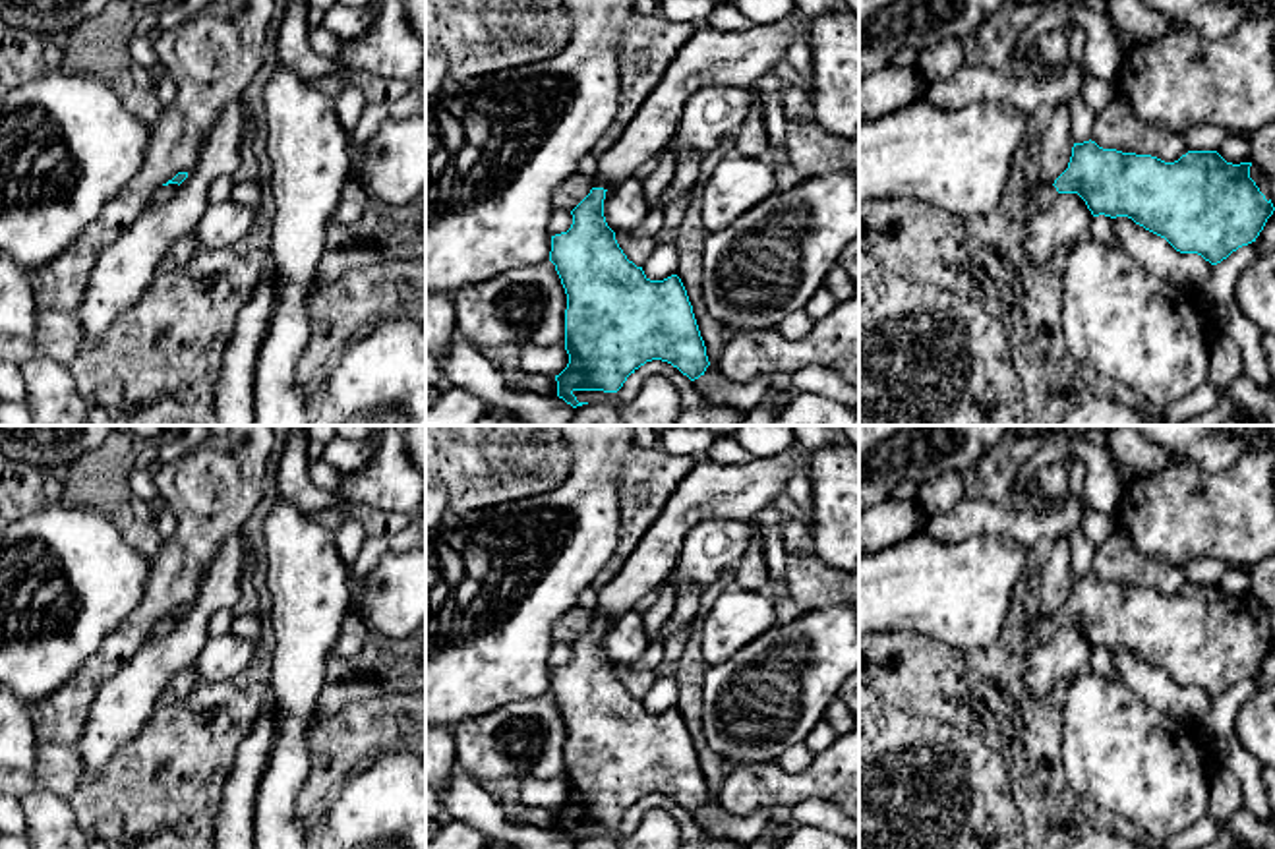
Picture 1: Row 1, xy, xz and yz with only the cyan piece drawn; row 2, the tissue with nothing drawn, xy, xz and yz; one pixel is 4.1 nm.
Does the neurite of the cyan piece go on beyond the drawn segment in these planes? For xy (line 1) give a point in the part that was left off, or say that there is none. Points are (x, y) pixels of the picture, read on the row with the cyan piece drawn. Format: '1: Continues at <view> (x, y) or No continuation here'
1: Continues at xy (163, 192)

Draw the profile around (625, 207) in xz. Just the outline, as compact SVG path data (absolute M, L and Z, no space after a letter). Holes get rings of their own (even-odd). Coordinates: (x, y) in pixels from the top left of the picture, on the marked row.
M631 176L606 191L604 217L615 234L635 230L648 213L650 207L644 199L642 180Z

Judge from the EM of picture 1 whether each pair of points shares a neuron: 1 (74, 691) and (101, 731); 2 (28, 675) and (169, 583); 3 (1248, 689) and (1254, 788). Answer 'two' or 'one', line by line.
1: two
2: two
3: one

